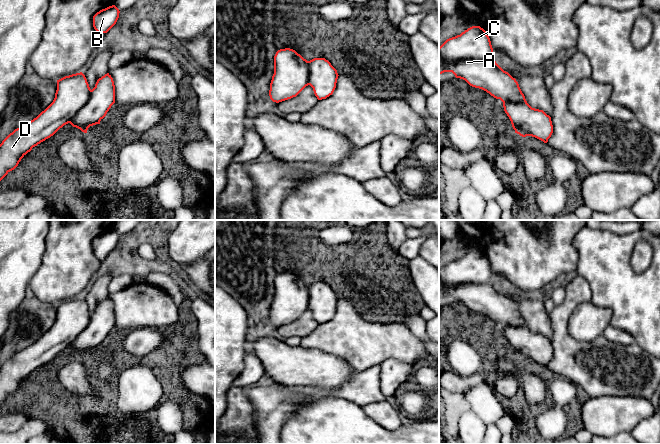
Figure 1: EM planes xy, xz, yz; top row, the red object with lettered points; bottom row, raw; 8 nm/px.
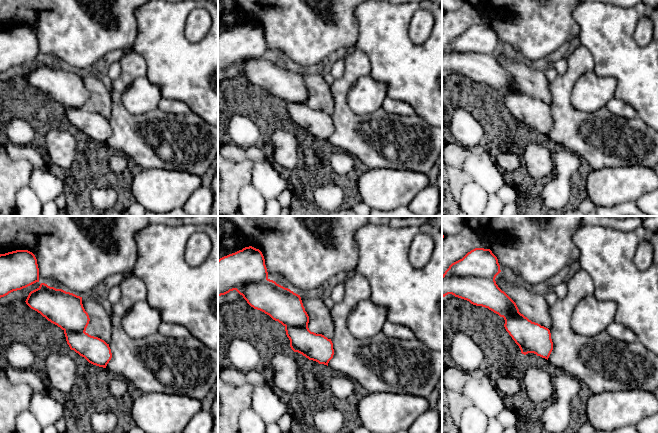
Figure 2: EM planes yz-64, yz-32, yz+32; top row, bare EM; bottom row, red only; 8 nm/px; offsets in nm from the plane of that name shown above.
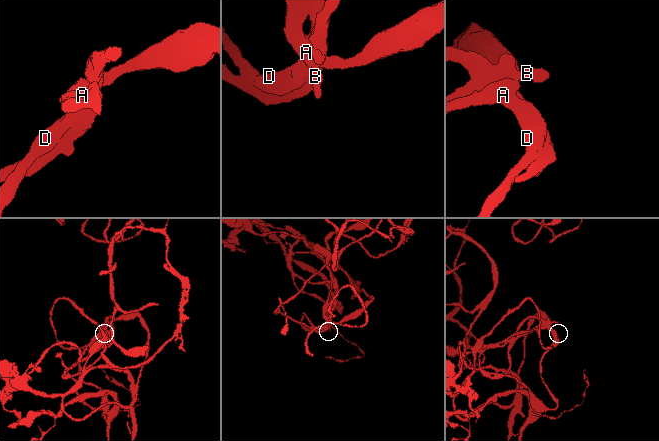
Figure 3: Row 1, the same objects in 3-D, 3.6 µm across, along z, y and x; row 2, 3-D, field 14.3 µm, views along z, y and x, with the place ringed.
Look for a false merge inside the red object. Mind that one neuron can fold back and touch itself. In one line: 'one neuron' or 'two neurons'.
one neuron

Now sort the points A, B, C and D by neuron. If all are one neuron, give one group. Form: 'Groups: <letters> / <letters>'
Groups: A B C D

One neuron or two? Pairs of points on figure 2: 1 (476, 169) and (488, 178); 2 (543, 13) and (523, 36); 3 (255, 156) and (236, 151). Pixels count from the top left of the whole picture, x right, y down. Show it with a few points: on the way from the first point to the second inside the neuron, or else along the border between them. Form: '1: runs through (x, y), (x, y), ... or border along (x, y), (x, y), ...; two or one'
1: runs through (479, 169), (485, 175); one
2: runs through (537, 19), (529, 30); one
3: runs through (250, 153), (241, 153); one

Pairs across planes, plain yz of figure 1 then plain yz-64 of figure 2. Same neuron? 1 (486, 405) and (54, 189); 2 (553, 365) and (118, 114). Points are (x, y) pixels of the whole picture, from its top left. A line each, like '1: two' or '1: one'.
1: one
2: one

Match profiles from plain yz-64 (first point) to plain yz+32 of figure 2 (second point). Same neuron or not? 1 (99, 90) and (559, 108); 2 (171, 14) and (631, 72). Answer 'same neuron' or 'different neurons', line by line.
1: different neurons
2: same neuron

